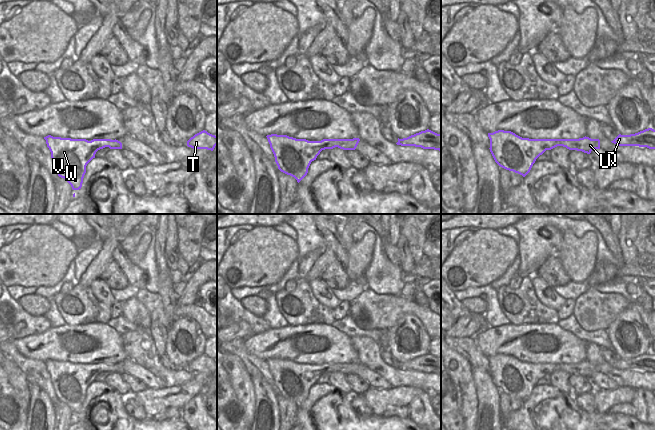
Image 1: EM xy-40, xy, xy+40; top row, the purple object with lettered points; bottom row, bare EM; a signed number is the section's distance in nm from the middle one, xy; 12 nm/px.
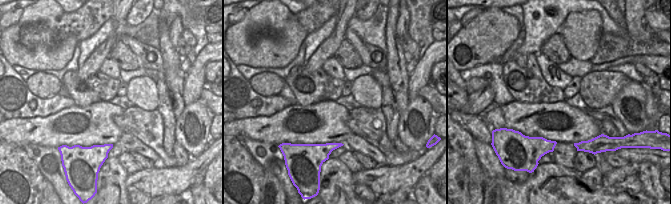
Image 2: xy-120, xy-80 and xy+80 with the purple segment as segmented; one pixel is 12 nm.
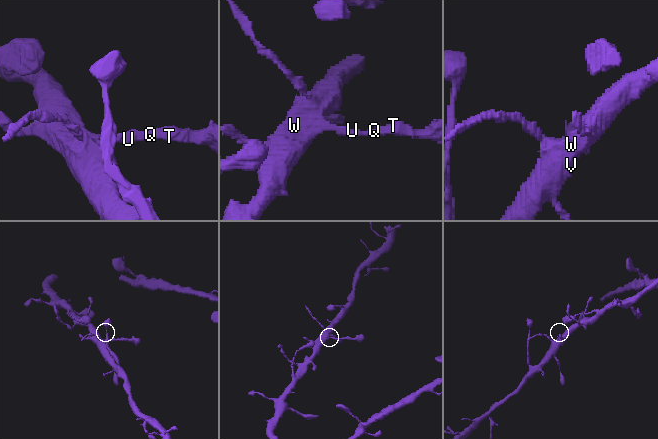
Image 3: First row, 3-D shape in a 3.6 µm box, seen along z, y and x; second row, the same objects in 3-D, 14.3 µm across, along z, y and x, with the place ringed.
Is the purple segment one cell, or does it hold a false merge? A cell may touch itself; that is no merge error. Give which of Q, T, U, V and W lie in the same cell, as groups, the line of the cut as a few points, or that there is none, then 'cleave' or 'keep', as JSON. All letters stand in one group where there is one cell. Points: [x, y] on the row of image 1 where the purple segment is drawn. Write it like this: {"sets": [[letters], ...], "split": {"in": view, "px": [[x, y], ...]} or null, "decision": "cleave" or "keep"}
{"sets": [["Q", "T", "U", "V", "W"]], "split": null, "decision": "keep"}

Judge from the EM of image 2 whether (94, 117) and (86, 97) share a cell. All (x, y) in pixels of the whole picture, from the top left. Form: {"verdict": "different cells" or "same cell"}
{"verdict": "different cells"}

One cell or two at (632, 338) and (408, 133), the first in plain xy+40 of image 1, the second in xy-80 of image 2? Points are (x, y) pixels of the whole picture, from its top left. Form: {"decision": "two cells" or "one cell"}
{"decision": "one cell"}

